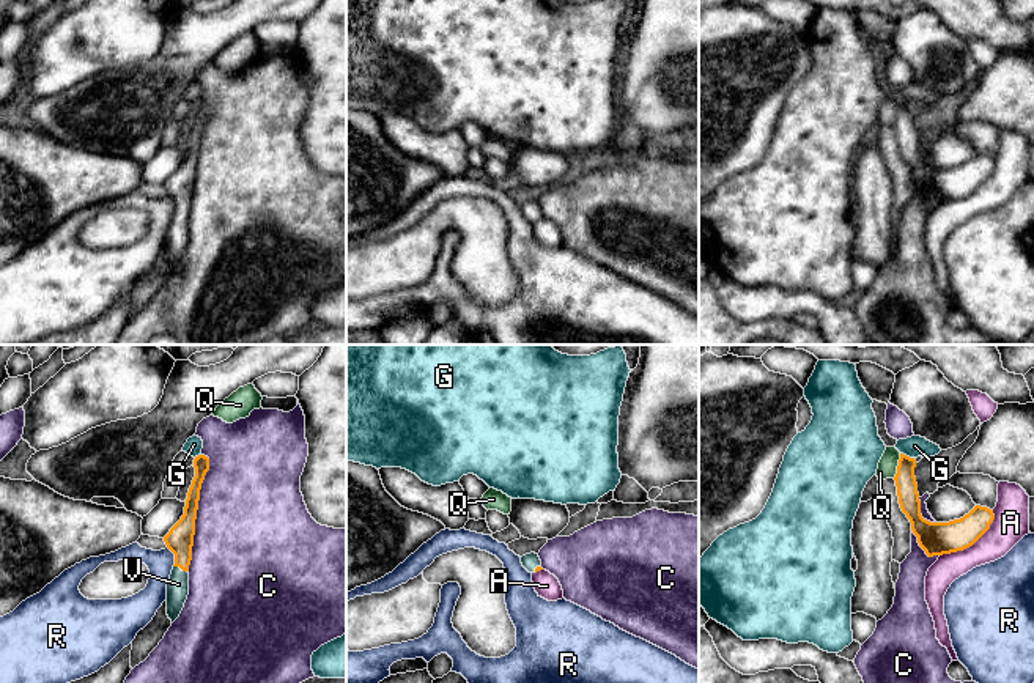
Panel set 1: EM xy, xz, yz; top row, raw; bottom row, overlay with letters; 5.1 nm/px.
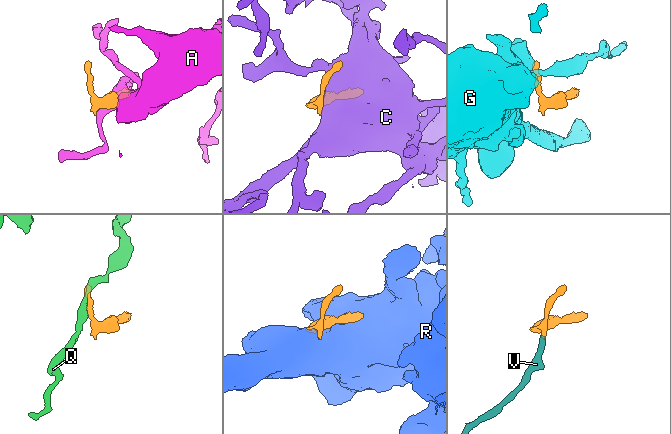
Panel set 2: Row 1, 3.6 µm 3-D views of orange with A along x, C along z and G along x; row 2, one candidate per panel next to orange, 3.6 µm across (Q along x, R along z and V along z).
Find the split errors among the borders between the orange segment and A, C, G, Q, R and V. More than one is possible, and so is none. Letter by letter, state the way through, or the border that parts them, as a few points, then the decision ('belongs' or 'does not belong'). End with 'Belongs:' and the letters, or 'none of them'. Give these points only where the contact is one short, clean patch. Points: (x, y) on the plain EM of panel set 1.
A: does not belong
C: does not belong
G: does not belong
Q: does not belong
R: does not belong
V: way xy (180, 188), (180, 214), (178, 232); belongs
Belongs: V

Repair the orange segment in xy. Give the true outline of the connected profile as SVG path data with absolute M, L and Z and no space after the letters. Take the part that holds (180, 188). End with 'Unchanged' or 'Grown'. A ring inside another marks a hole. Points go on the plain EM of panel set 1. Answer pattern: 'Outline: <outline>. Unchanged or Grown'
Outline: M205 102L195 104L194 115L195 124L187 140L184 162L164 184L167 195L175 201L175 212L167 231L167 263L172 271L179 264L189 242L187 219L192 208L200 137L209 118L209 105Z. Grown

